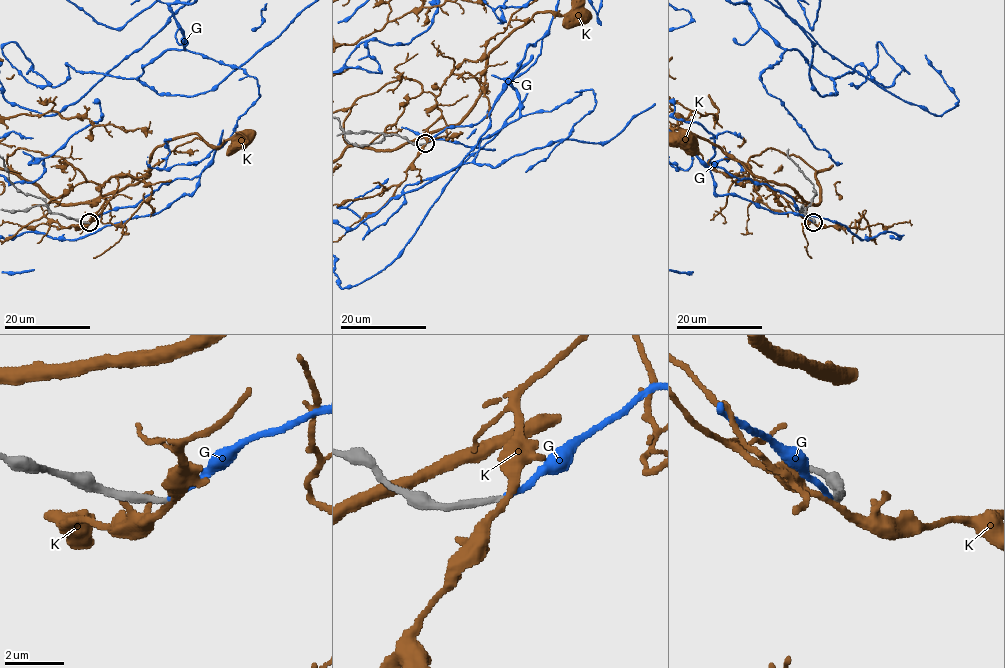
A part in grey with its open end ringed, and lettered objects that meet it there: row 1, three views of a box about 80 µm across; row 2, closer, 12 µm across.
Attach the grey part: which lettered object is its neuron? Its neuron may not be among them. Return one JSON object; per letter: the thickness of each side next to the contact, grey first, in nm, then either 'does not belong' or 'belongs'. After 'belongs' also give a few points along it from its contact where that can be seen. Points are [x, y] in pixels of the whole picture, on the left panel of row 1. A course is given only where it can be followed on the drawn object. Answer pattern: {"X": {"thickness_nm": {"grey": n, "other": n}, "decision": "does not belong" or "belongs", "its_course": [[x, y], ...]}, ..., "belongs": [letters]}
{"G": {"thickness_nm": {"grey": 240, "other": 180}, "decision": "belongs"}, "K": {"thickness_nm": {"grey": 240, "other": 240}, "decision": "does not belong"}, "belongs": ["G"]}

